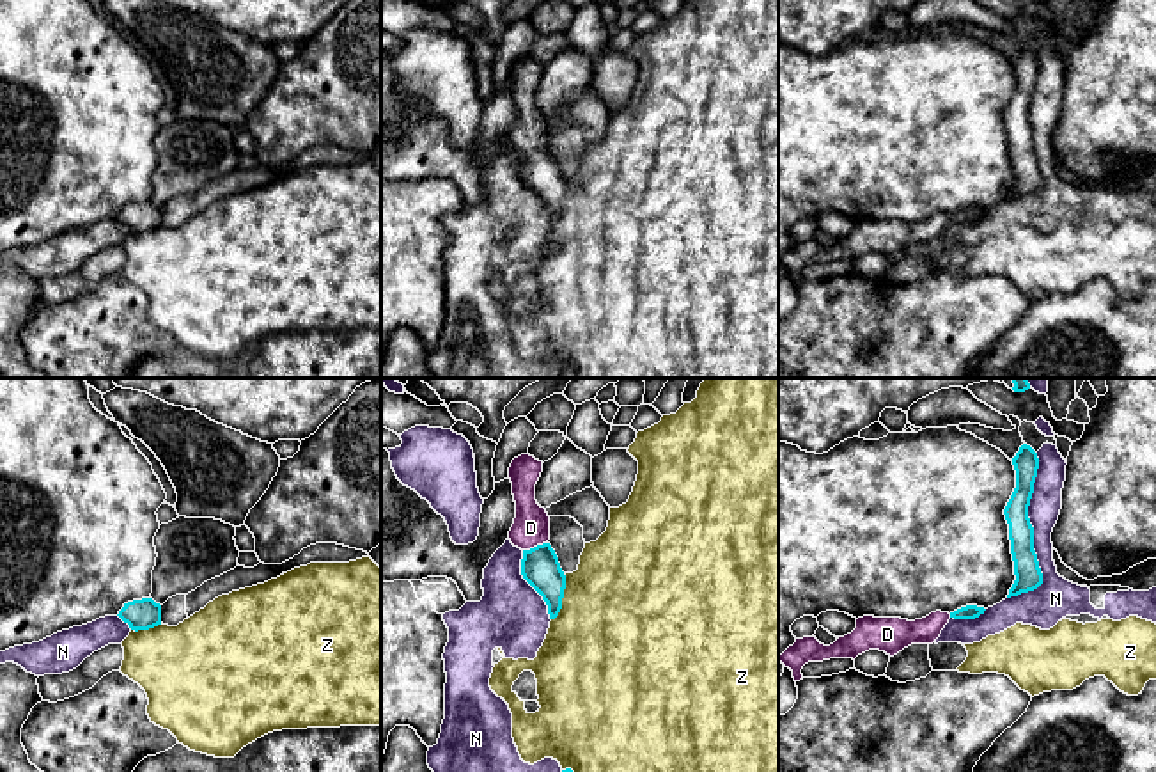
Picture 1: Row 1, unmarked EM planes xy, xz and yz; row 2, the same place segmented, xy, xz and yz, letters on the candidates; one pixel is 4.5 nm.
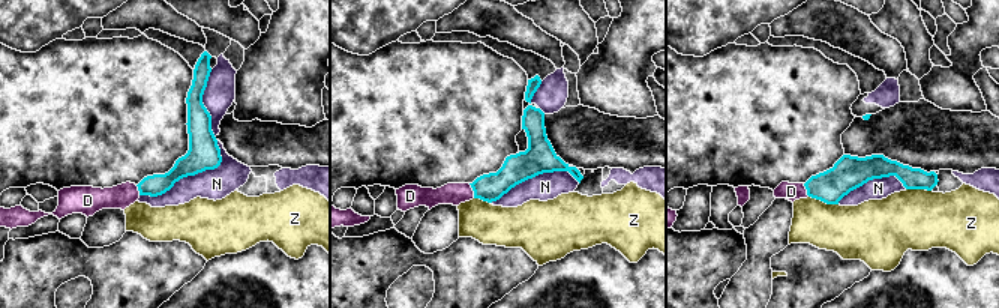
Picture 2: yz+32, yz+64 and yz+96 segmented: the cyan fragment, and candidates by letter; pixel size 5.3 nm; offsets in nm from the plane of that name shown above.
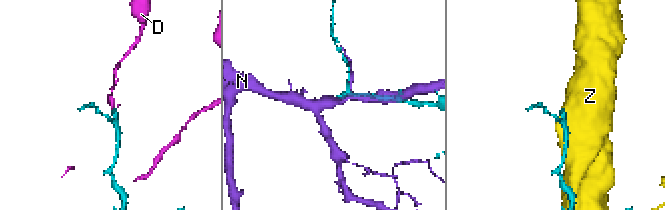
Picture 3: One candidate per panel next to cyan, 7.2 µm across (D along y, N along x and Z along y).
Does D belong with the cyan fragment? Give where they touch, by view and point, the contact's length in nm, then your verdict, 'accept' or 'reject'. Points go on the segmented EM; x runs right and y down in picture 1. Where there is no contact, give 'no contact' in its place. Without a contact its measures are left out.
contact xz (534, 547); length 120 nm; accept

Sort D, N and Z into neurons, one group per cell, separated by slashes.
D / N / Z

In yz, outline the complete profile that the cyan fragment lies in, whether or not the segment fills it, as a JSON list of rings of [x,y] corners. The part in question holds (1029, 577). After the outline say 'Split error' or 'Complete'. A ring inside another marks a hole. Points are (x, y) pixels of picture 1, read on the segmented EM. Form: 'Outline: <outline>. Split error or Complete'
Outline: [[[1023,444],[1012,458],[1016,470],[1016,488],[1004,509],[1009,524],[1011,554],[1014,561],[1016,580],[1007,598],[1037,589],[1043,584],[1037,554],[1034,550],[1034,527],[1028,518],[1028,506],[1037,477],[1037,453]]]. Complete

